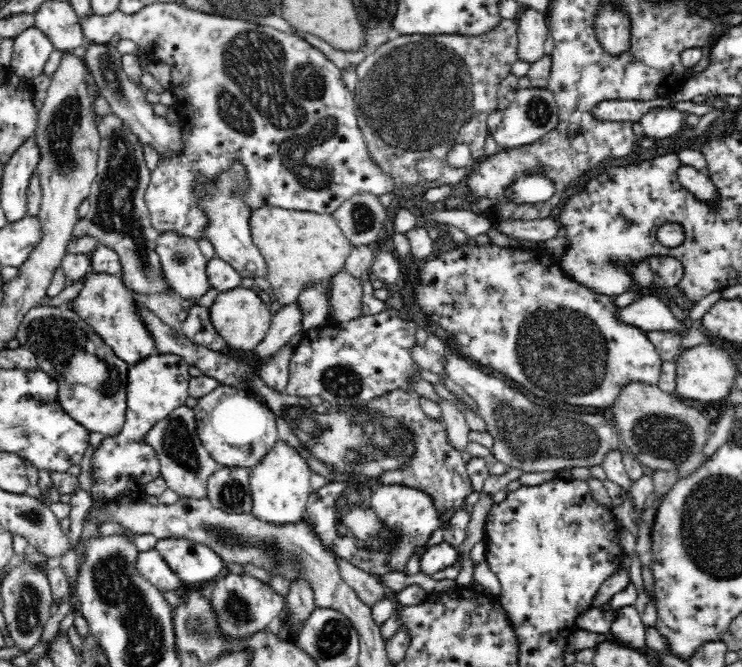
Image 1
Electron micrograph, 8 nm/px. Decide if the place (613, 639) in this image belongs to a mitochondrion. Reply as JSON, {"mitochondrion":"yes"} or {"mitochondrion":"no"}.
{"mitochondrion":"no"}

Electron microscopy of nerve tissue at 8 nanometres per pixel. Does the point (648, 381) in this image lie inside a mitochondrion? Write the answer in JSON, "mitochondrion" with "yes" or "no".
{"mitochondrion":"no"}

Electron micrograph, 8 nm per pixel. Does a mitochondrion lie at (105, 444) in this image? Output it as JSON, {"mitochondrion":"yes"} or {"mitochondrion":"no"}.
{"mitochondrion":"no"}

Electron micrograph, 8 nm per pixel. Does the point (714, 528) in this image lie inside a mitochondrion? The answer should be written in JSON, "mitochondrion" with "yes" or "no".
{"mitochondrion":"yes"}

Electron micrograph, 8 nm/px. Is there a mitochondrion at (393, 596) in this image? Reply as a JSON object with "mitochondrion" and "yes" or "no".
{"mitochondrion":"no"}

